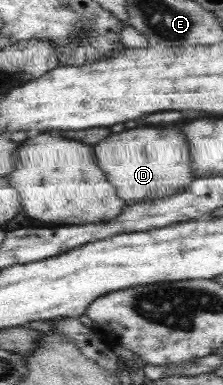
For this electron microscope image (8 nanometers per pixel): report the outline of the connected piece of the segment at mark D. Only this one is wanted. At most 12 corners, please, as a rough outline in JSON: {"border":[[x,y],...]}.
{"border":[[128,127],[92,147],[126,206],[194,180],[182,128]]}

